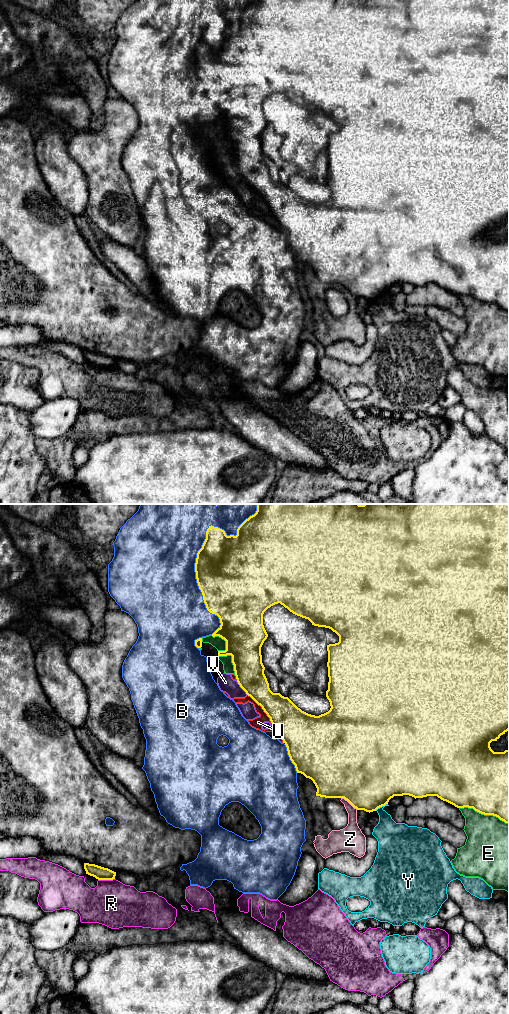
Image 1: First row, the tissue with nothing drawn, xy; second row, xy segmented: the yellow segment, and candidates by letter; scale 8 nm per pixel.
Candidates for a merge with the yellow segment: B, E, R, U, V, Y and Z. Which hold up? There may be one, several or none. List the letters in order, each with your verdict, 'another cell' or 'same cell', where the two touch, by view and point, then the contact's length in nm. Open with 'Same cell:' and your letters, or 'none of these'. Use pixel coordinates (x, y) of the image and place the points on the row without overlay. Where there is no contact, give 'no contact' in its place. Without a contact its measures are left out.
Same cell: none of these
B: another cell | xy (197, 44) | 1050 nm
E: another cell | xy (484, 302) | 420 nm
R: another cell | xy (106, 367) | 140 nm
U: another cell | xy (269, 205) | 480 nm
V: another cell | xy (240, 174) | 150 nm
Y: another cell | xy (381, 294) | 120 nm
Z: another cell | xy (349, 290) | 170 nm

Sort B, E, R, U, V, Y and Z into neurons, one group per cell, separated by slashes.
B / E U V / R / Y / Z

